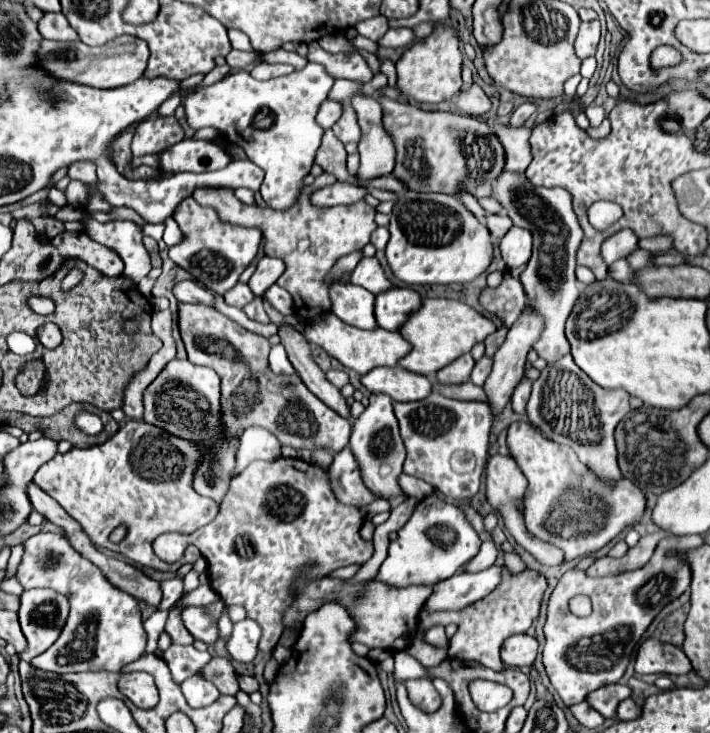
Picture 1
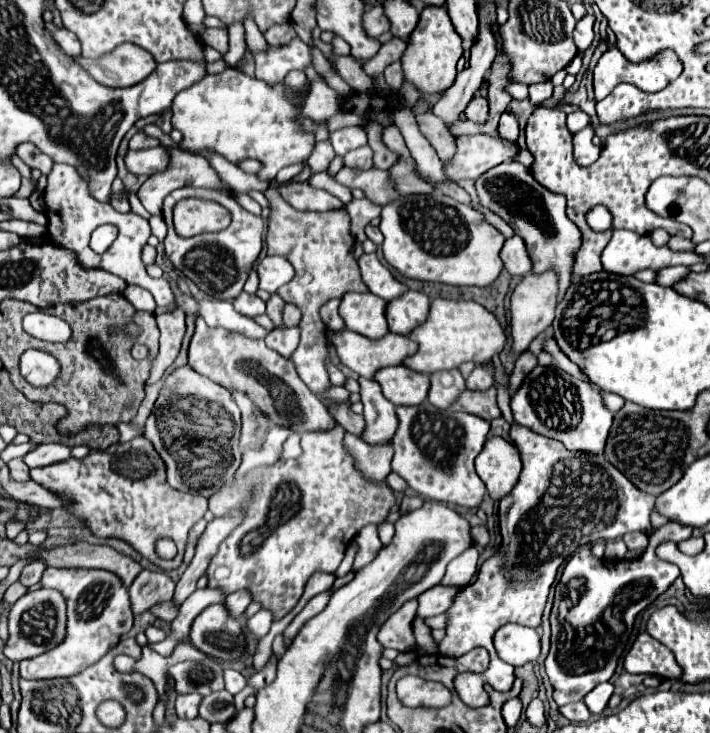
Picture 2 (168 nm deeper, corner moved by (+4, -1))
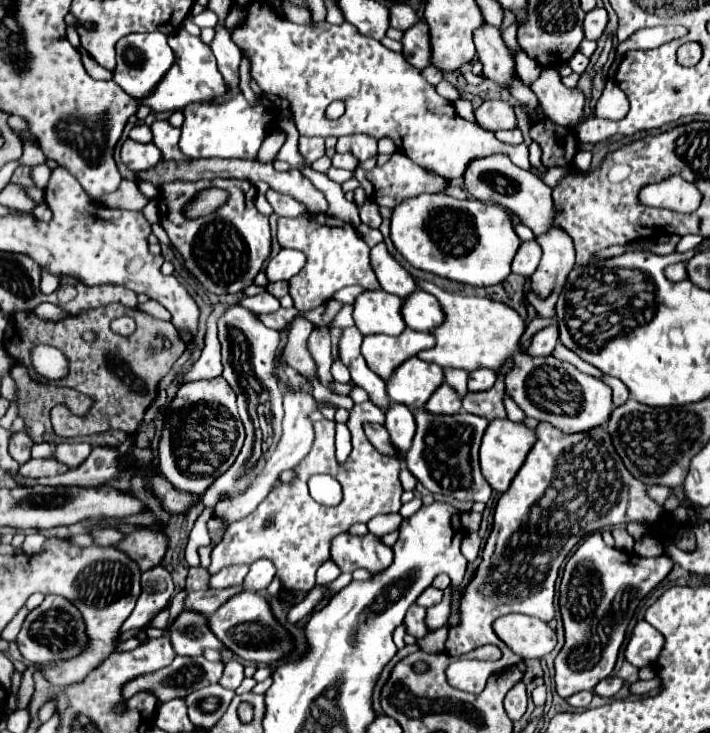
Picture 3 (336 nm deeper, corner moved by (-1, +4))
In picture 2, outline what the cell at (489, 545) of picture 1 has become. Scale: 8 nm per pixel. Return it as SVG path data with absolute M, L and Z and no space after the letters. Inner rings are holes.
M475 546L467 548L463 554L459 554L449 566L447 566L447 572L441 580L443 586L465 586L471 582L473 574L477 572L477 558L479 558L479 552Z

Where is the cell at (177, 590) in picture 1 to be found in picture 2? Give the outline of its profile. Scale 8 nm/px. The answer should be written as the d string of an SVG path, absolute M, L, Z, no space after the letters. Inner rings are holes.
M143 570L129 588L131 608L135 614L143 614L155 604L171 600L173 590L175 590L175 582L165 572Z

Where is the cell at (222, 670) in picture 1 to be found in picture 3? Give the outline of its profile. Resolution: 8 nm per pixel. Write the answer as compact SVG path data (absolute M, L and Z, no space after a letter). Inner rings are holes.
M176 657L168 667L160 669L156 673L142 675L142 677L126 683L126 687L122 687L122 695L124 695L124 699L130 699L138 691L150 691L158 697L158 701L170 701L170 699L176 699L176 697L186 697L196 689L218 683L222 673L224 673L224 663L222 661L208 661L204 657Z

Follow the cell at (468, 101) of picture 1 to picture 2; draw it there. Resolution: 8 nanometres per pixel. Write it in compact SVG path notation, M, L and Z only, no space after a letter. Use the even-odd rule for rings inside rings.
M475 96L465 108L465 118L477 124L485 124L489 118L489 102L483 96Z

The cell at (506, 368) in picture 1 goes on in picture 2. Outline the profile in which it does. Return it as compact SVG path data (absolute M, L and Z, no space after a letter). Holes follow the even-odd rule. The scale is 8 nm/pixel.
M543 272L543 274L527 274L513 290L511 294L511 352L523 354L531 340L545 332L555 316L555 304L557 304L557 276L555 272Z

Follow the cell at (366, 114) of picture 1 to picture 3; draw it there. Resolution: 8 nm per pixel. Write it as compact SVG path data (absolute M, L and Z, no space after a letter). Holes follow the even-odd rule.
M336 153L334 159L332 159L332 165L334 167L340 167L340 169L350 169L354 171L358 167L358 159L354 155L348 155L348 153Z

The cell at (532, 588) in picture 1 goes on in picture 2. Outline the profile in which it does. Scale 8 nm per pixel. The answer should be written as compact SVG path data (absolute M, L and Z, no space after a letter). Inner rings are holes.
M519 424L511 426L509 436L521 452L523 470L513 492L499 502L500 553L481 564L475 582L459 588L459 594L447 610L447 634L439 642L439 652L449 658L463 656L477 646L489 650L490 663L485 672L461 672L453 680L459 698L473 708L487 704L487 692L483 690L485 682L499 692L511 689L514 667L499 660L493 634L507 622L533 628L541 624L543 608L559 566L569 558L569 544L615 540L635 530L649 534L651 514L655 510L655 496L639 492L639 488L635 488L603 454L571 452L561 442ZM507 580L511 584L507 584ZM521 584L527 584L527 588L511 588Z

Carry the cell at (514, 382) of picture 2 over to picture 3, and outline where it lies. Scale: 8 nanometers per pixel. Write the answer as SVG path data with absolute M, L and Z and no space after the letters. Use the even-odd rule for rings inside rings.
M548 325L548 327L540 329L532 337L528 355L532 355L532 357L546 357L546 355L550 355L554 351L556 341L558 341L558 327L556 325Z

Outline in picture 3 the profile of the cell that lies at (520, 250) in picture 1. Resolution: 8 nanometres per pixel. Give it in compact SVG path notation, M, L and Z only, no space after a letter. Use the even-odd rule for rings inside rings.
M522 241L520 249L516 251L516 257L512 261L512 273L518 273L522 277L530 277L542 257L542 249L536 241Z

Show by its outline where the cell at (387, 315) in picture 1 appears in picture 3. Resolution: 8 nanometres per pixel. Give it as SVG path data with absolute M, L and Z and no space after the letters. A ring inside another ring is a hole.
M418 287L412 295L404 299L402 317L410 329L412 327L436 327L444 319L444 313L436 297Z

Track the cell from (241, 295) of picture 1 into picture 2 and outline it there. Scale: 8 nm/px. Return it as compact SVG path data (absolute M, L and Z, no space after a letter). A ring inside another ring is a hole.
M247 292L239 294L239 296L233 300L233 306L235 306L237 312L247 314L249 318L255 318L255 316L265 314L265 302L263 302L259 296L255 296L255 294L247 294Z

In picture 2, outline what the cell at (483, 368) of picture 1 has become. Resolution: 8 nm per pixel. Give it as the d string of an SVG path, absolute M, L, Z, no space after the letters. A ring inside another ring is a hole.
M477 366L465 382L469 390L487 390L493 386L493 376L483 366Z

